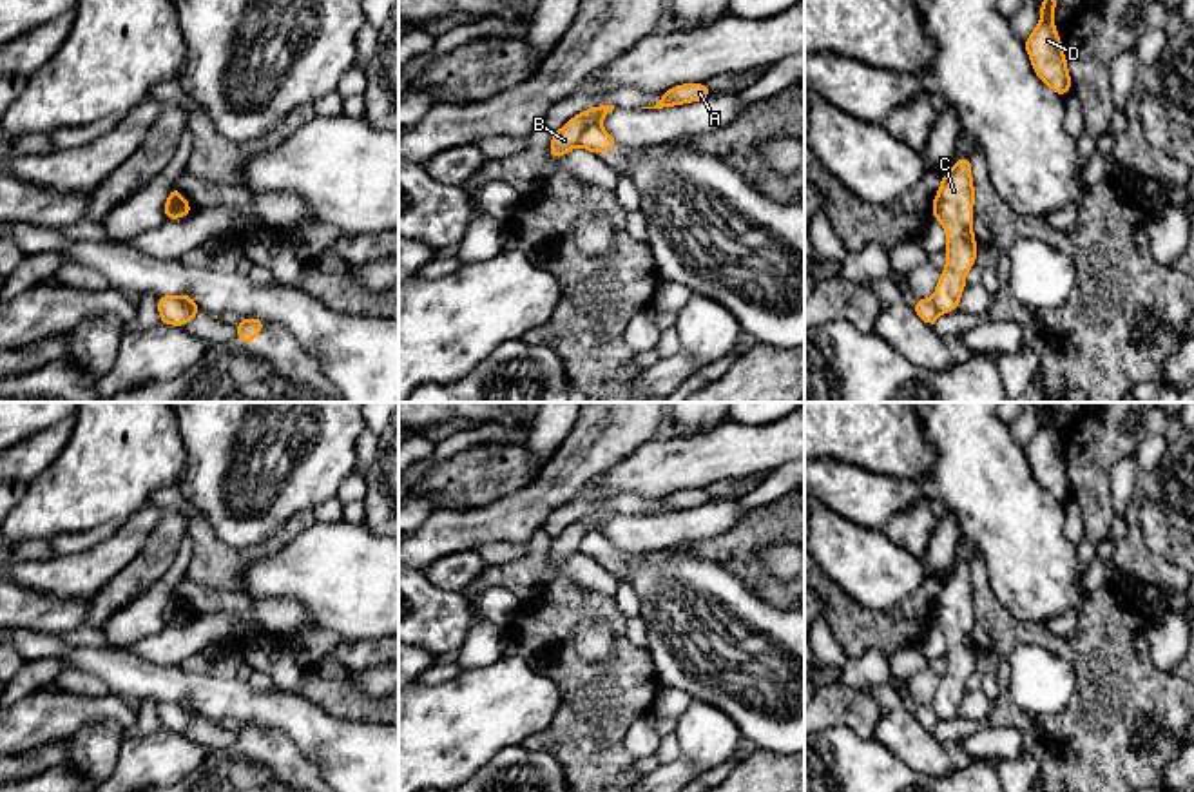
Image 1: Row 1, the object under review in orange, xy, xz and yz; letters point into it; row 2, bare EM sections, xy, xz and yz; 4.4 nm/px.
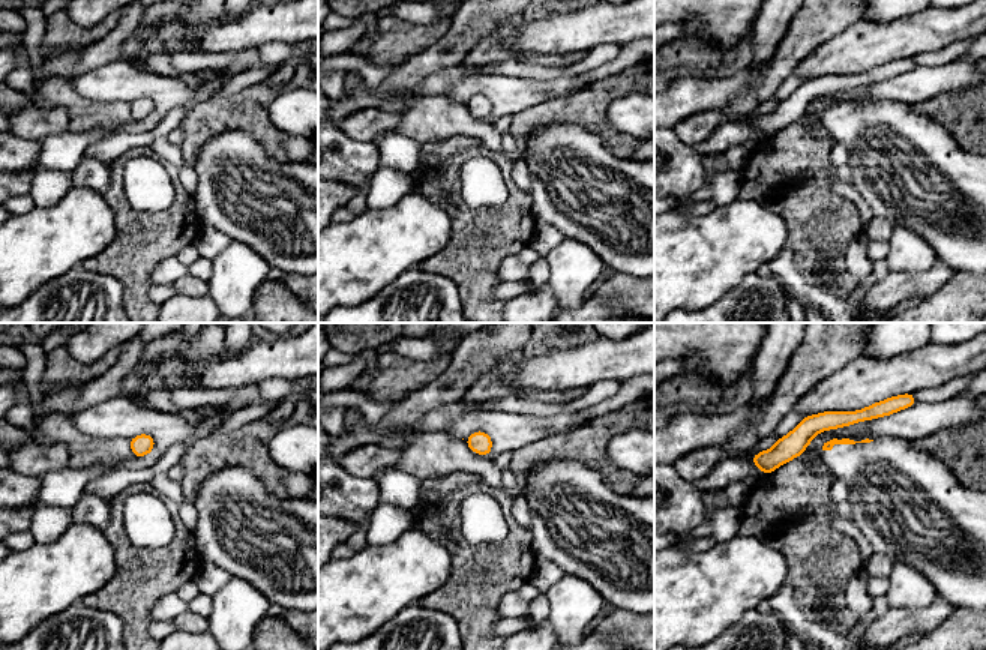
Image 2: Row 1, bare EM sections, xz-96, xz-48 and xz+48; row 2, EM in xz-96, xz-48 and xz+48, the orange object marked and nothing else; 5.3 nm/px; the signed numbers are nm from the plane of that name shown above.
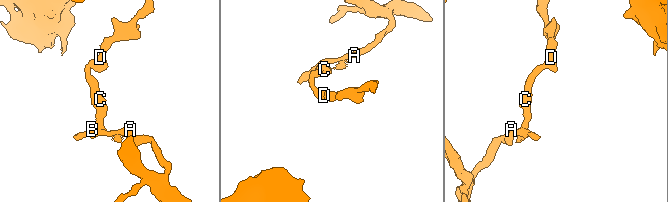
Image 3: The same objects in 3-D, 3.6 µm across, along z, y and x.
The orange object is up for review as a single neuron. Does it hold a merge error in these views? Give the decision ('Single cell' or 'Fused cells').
Fused cells

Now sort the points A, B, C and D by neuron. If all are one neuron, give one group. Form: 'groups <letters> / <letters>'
groups A B / C D

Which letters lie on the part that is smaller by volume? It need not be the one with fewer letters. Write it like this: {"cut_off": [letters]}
{"cut_off": ["C", "D"]}

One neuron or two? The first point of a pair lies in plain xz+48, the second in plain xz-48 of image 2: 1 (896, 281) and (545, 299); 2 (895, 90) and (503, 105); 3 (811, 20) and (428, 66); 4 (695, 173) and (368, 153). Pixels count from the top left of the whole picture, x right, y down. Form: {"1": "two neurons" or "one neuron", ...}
{"1": "one neuron", "2": "one neuron", "3": "one neuron", "4": "one neuron"}

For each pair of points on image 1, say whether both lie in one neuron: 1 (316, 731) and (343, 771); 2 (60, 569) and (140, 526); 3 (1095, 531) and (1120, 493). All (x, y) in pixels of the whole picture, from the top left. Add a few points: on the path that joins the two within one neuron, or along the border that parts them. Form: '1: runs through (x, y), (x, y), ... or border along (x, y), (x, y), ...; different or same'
1: runs through (325, 740), (343, 762); same
2: runs through (80, 569), (95, 568), (120, 546); same
3: border along (1116, 463), (1111, 470), (1113, 513); different

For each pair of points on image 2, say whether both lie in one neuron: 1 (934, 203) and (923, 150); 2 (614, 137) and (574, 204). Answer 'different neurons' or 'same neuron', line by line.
1: same neuron
2: different neurons

